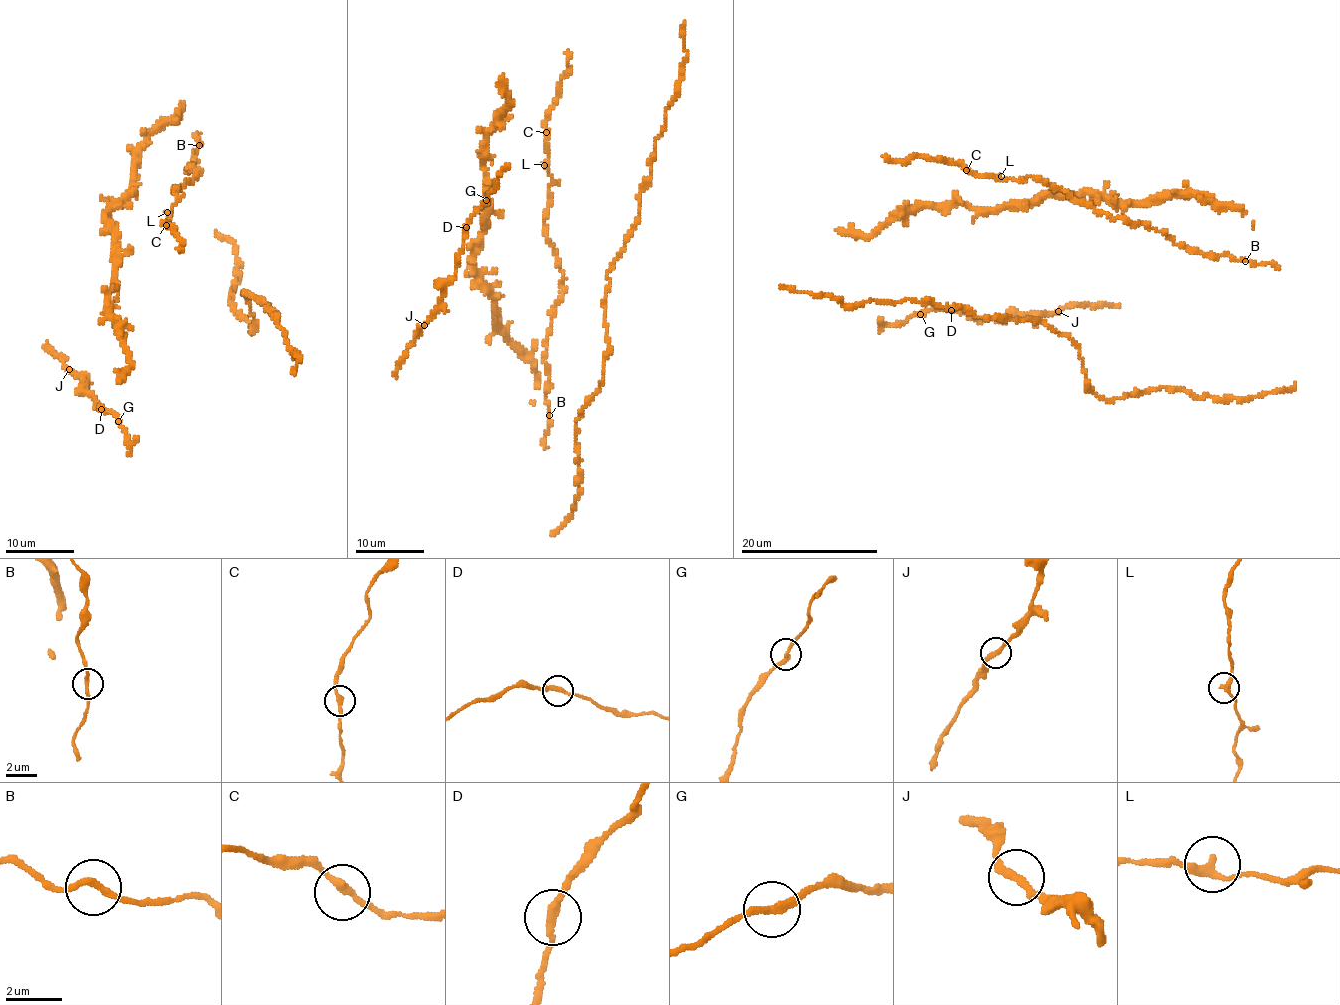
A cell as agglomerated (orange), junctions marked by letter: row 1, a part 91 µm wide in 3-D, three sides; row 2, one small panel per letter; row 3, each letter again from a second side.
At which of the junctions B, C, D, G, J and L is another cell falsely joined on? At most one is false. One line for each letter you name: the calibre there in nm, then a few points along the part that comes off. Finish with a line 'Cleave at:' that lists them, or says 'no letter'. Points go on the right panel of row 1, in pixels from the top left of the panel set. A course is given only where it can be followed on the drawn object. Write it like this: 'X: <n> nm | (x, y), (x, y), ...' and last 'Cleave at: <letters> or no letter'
Cleave at: no letter

